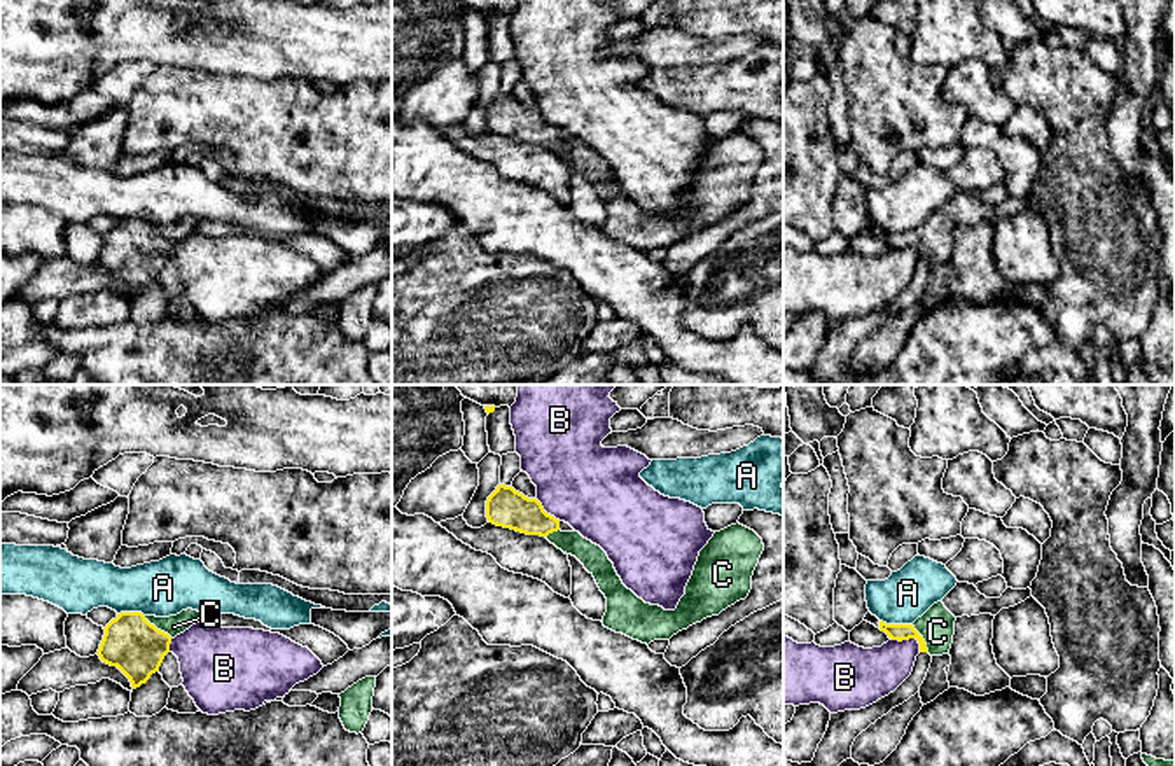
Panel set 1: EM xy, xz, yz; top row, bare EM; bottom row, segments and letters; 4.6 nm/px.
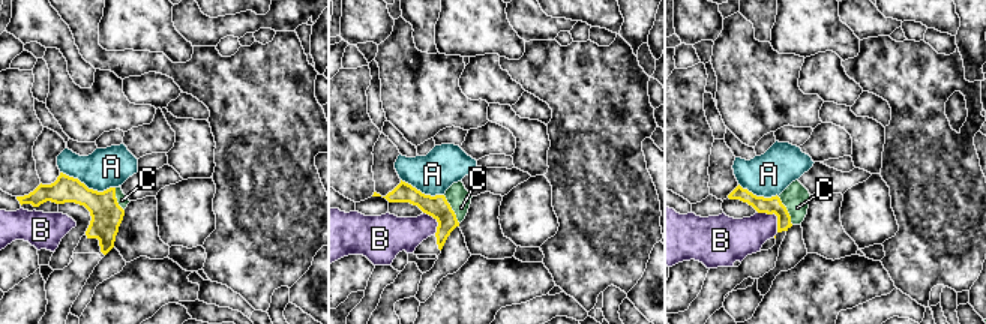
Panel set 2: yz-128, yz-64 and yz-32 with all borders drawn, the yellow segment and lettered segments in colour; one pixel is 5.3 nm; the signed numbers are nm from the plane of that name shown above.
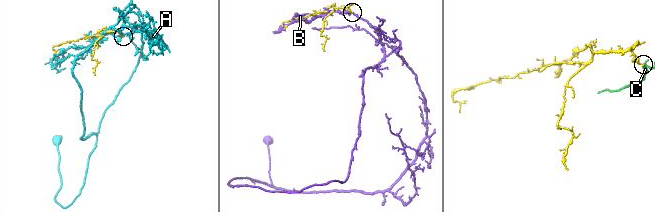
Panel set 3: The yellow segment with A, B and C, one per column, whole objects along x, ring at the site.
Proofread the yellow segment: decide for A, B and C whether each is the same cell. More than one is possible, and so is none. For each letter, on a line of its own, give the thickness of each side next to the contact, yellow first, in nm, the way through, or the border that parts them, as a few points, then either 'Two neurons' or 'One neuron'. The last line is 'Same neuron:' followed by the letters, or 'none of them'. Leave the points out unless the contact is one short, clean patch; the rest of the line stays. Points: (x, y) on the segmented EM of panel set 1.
A: Thickness 80 nm (yellow) against 240 nm. Two neurons
B: Thickness 80 nm (yellow) against 240 nm. Two neurons
C: Thickness 260 nm (yellow) against 90 nm. Path across: xy (137, 647), (156, 628), (173, 625). One neuron
Same neuron: C

